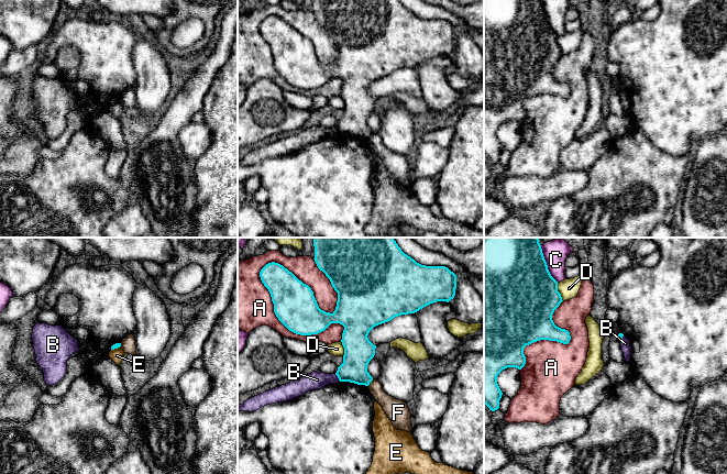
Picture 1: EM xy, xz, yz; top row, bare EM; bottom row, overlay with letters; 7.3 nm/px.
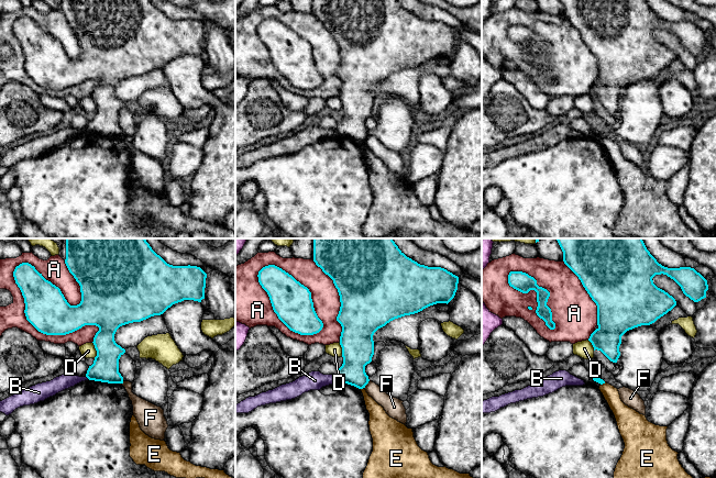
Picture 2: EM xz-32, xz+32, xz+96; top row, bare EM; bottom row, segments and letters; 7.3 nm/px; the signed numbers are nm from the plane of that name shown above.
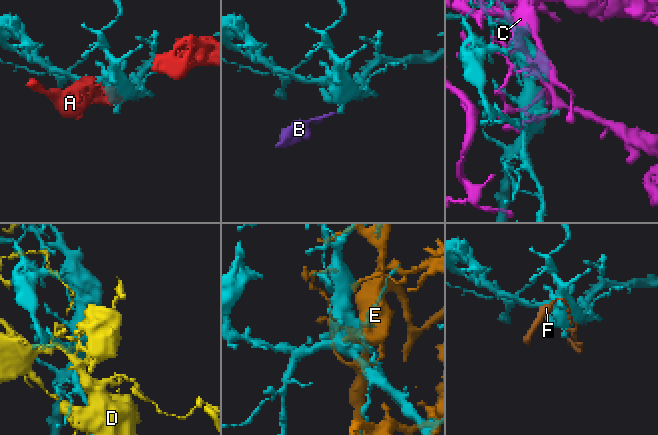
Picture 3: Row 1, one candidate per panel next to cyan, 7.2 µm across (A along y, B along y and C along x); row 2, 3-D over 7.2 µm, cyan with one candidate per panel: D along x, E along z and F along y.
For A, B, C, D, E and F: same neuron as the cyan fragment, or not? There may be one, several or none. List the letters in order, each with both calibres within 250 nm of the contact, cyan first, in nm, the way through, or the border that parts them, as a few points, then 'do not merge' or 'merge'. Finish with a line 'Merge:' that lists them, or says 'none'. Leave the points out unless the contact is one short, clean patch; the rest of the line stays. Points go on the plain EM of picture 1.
A: 320 nm thick on the cyan side, 140 nm on the other; do not merge
B: 220 nm thick on the cyan side, 130 nm on the other; border along xz (334, 128), (339, 133); do not merge
C: 500 nm thick on the cyan side, 150 nm on the other; do not merge
D: 500 nm thick on the cyan side, 140 nm on the other; do not merge
E: 40 nm thick on the cyan side, 100 nm on the other; do not merge
F: 220 nm thick on the cyan side, 140 nm on the other; do not merge
Merge: none

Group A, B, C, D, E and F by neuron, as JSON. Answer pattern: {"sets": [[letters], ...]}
{"sets": [["A"], ["B", "E"], ["C"], ["D"], ["F"]]}

